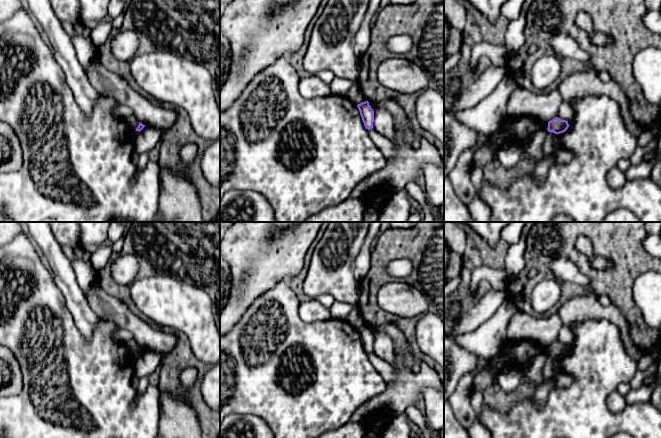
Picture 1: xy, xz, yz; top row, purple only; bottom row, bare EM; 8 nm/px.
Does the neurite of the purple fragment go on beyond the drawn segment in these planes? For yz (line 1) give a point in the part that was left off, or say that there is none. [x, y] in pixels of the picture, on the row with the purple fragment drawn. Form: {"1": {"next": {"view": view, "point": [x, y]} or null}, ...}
{"1": {"next": null}}

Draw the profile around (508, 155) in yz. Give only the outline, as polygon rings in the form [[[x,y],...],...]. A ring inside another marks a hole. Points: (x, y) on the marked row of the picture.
[[[508,143],[498,150],[496,158],[505,169],[509,170],[517,165],[522,152],[521,143]]]

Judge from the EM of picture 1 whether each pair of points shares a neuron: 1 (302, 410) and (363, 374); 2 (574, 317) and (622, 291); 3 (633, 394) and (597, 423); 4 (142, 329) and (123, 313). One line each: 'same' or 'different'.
1: same
2: different
3: different
4: same

